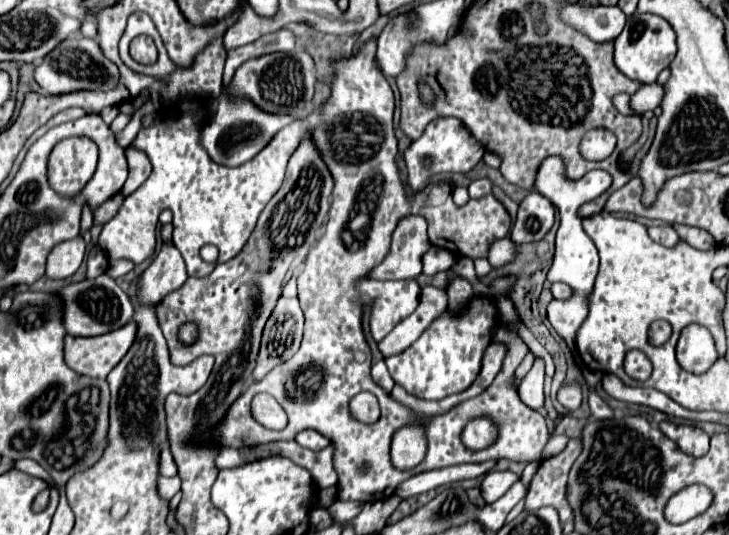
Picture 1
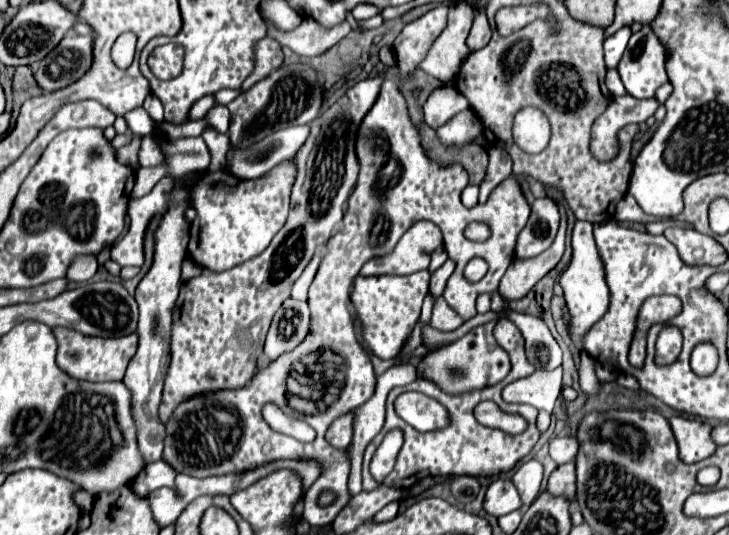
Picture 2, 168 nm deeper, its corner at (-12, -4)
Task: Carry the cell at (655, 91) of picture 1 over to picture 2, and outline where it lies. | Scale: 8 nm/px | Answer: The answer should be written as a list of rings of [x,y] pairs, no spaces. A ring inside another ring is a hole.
[[[620,96],[614,98],[608,106],[608,110],[596,118],[592,126],[592,156],[600,162],[614,160],[619,151],[620,140],[618,132],[632,122],[646,122],[654,116],[654,112],[660,108],[660,102],[656,98],[648,100],[636,100],[632,96]]]

